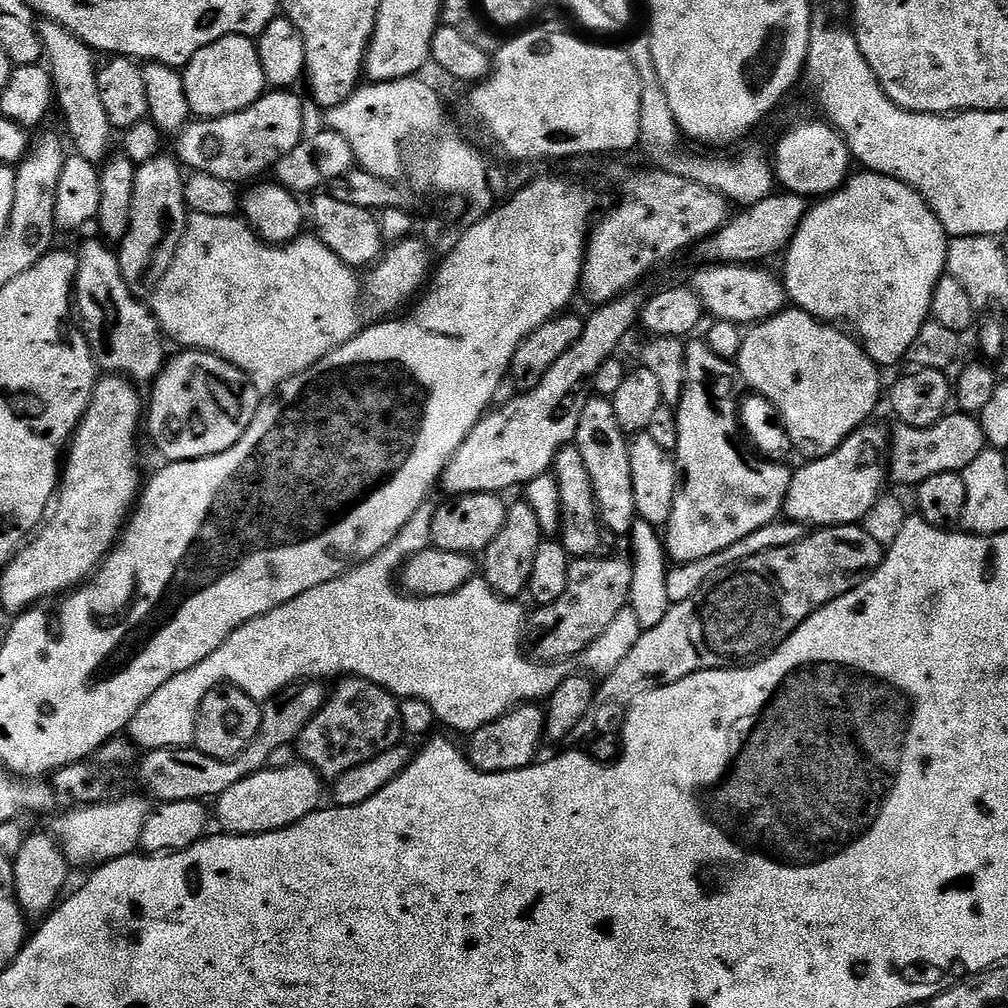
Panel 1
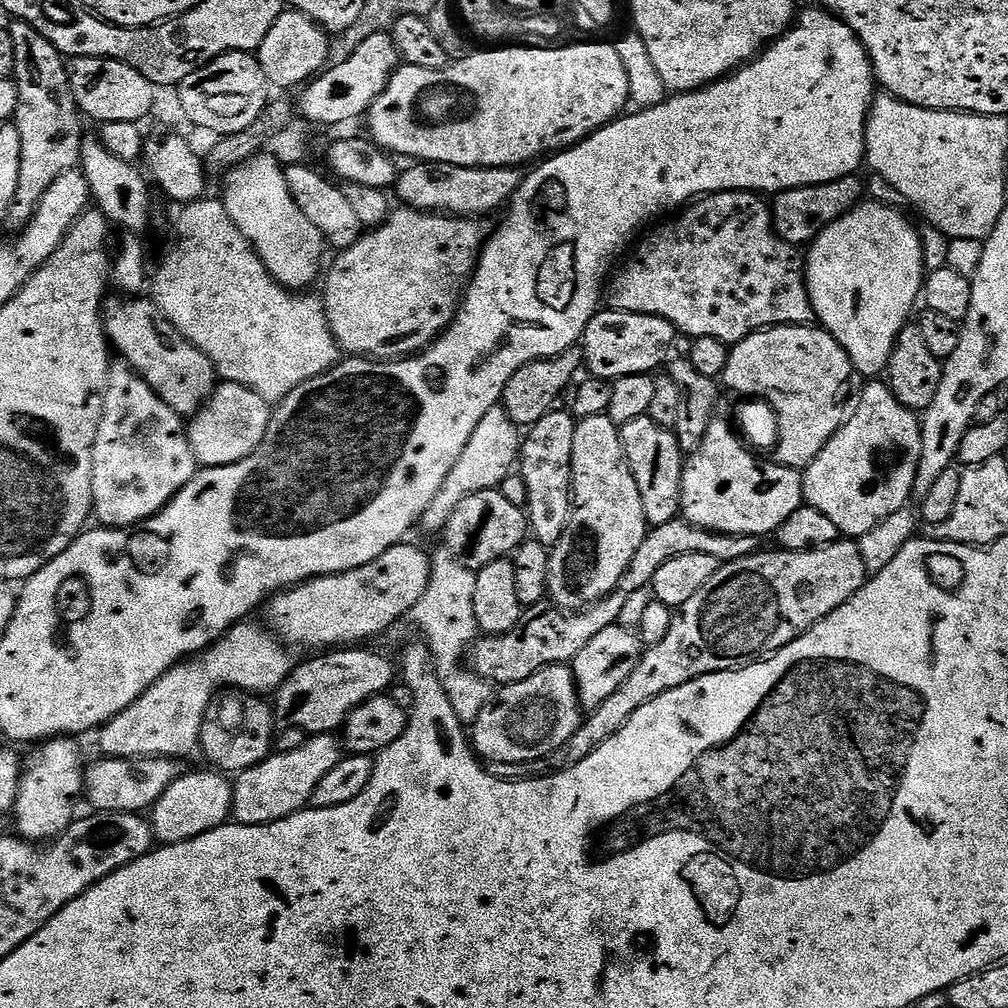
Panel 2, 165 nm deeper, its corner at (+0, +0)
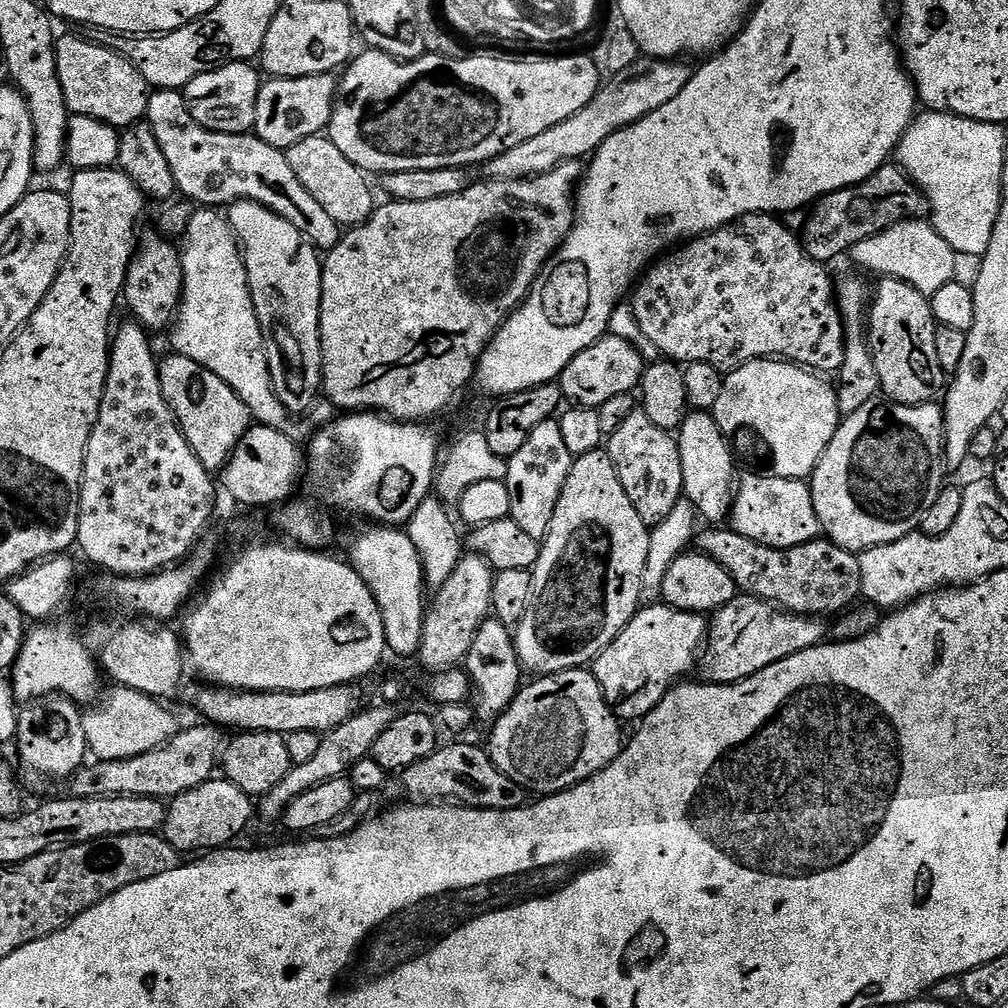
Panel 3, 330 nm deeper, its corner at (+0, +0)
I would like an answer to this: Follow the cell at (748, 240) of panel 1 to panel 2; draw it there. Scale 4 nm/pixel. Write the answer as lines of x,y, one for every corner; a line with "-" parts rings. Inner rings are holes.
859,175
847,176
825,184
777,192
770,204
772,222
776,226
776,232
787,244
808,246
823,228
846,215
849,210
861,203
865,196
865,181

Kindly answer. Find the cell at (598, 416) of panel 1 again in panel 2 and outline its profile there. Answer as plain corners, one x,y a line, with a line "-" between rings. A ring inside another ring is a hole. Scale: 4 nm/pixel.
608,415
577,419
572,455
572,515
562,538
550,548
548,596
561,610
578,612
611,596
620,586
638,546
646,538
649,522
642,514
638,482
624,461
617,424

